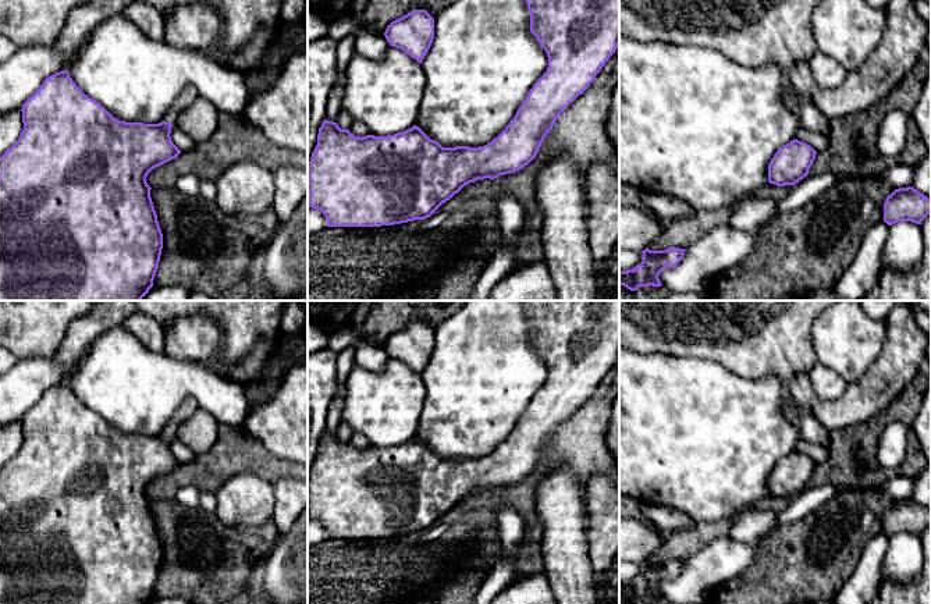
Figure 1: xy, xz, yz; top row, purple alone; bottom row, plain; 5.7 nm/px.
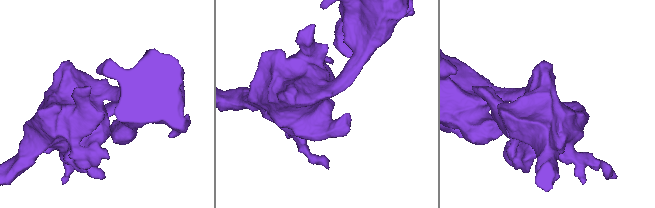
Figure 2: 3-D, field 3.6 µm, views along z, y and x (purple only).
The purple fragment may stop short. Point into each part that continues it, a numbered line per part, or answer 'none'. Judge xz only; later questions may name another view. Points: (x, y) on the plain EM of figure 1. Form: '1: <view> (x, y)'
none

